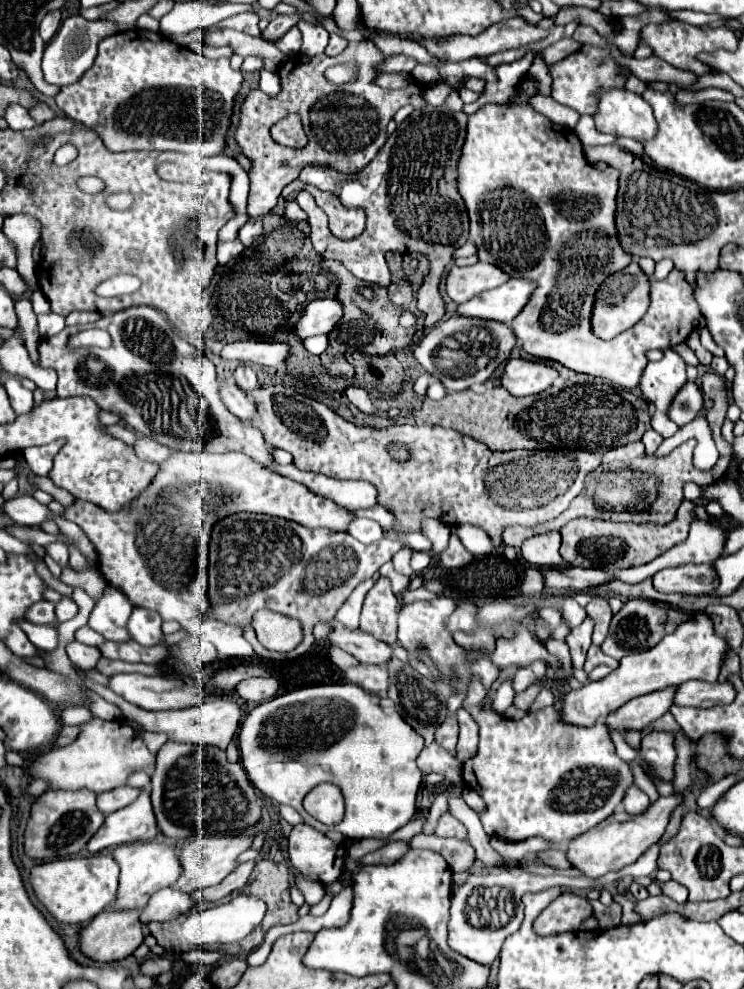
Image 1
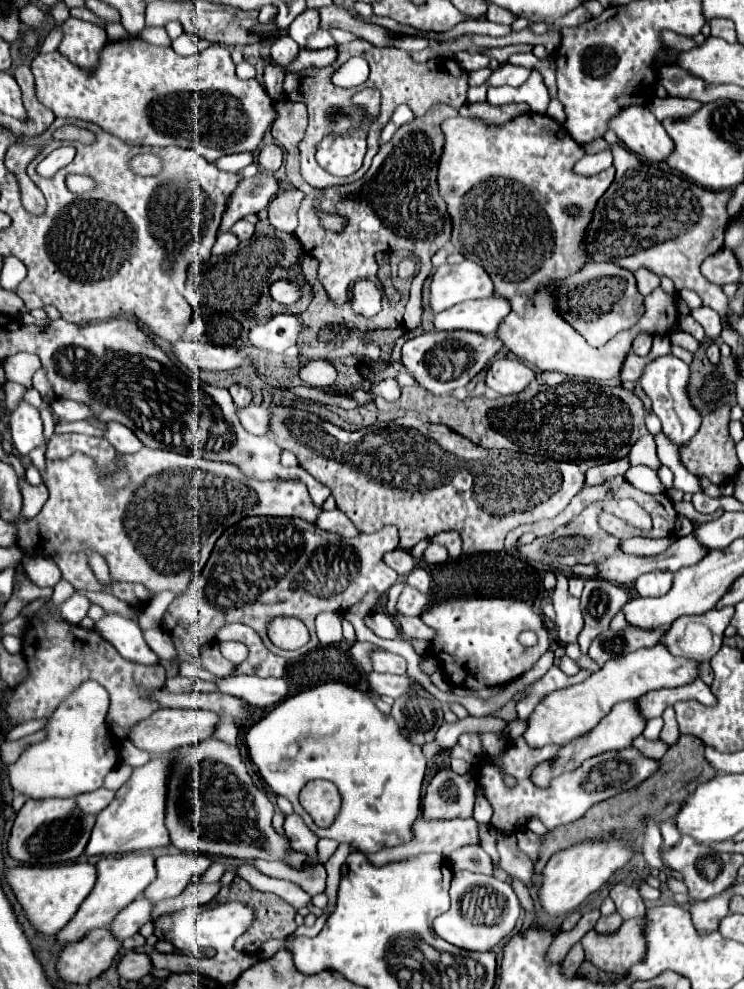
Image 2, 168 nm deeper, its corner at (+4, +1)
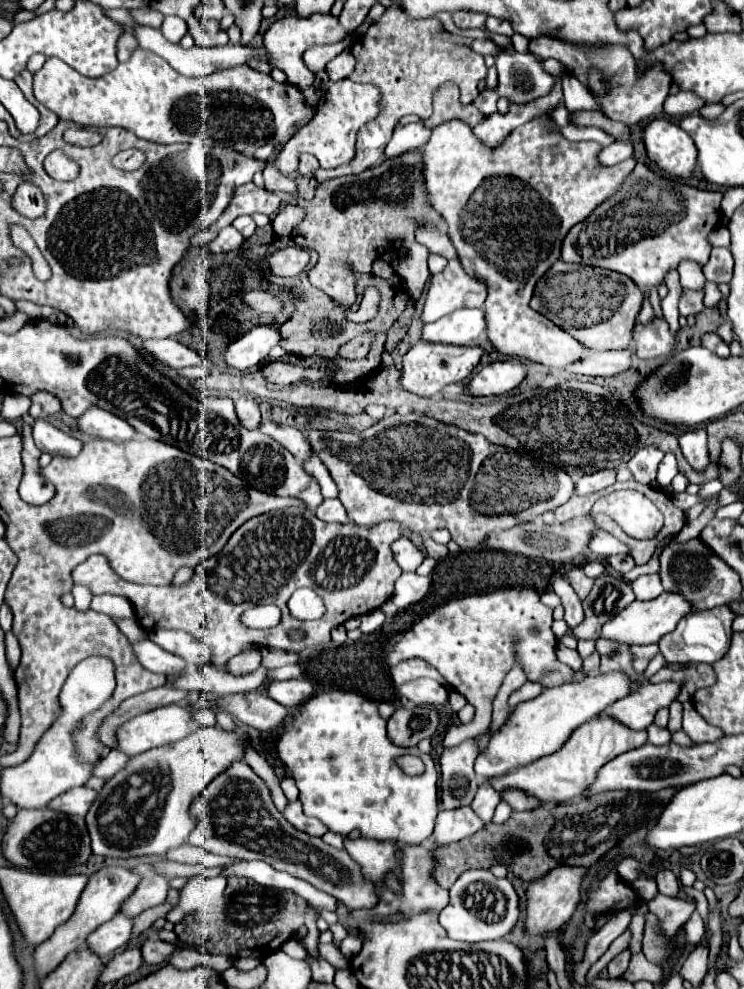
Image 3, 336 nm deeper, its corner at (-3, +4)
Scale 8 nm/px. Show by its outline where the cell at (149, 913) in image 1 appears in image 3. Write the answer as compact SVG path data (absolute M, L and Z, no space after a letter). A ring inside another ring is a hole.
M118 912L116 918L108 920L104 926L96 928L86 938L86 946L100 958L108 958L108 954L122 948L130 940L130 932L132 932L132 918Z

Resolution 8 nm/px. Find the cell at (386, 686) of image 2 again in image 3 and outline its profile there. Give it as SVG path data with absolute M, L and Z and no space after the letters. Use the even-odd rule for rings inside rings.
M428 678L408 682L408 684L400 686L398 692L400 692L400 696L406 696L410 702L414 702L418 706L440 708L440 706L448 704L448 690L440 682L428 680Z

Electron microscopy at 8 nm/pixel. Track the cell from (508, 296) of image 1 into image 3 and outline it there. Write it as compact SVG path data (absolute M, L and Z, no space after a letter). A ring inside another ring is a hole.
M456 310L422 328L422 340L432 344L470 346L484 336L484 310Z

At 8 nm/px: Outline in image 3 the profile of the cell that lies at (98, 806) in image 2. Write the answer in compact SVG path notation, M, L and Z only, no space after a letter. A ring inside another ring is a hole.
M80 786L80 788L72 788L72 790L66 790L64 794L56 796L54 800L50 800L46 804L46 808L56 810L56 812L64 812L64 814L84 816L88 812L88 806L92 804L92 798L96 798L96 792Z

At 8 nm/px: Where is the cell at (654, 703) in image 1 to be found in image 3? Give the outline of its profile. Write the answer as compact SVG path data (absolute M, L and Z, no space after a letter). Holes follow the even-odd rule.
M594 718L584 722L584 726L578 726L568 742L554 754L538 758L514 772L508 772L504 776L488 778L492 788L496 792L504 790L522 790L534 798L540 800L540 804L564 804L572 798L584 796L584 792L590 788L590 784L596 780L598 770L610 762L612 758L638 748L646 744L646 730L628 730L626 726L620 726L620 722L612 722L610 718Z

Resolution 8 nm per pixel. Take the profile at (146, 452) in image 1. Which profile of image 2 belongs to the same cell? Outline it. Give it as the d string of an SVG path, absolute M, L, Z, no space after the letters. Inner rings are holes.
M107 423L105 425L105 439L123 455L137 453L143 443L133 435L133 431L121 423Z

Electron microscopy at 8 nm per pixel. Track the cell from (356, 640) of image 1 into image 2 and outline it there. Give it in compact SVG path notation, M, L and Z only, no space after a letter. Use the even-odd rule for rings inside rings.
M383 649L371 653L371 665L373 665L373 671L395 673L395 675L405 675L405 669L407 669L407 663L401 655L395 655Z

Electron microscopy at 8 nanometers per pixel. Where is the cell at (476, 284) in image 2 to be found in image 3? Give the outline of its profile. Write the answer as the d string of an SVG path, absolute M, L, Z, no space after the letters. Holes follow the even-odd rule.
M450 260L444 272L432 276L420 320L428 324L458 308L482 308L484 300L484 282L470 278L458 260Z

